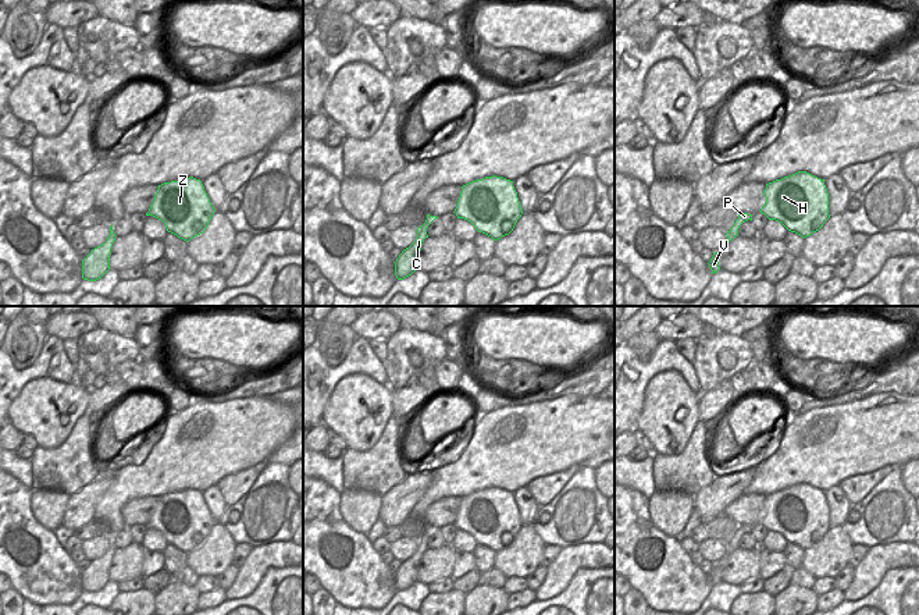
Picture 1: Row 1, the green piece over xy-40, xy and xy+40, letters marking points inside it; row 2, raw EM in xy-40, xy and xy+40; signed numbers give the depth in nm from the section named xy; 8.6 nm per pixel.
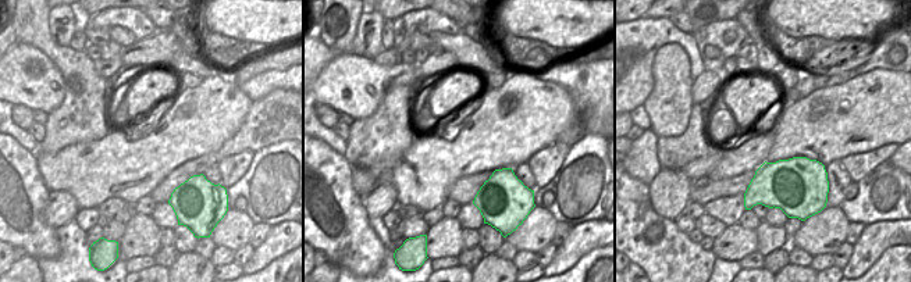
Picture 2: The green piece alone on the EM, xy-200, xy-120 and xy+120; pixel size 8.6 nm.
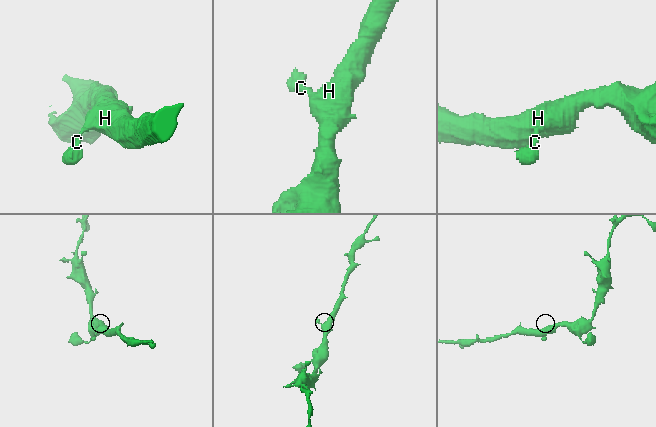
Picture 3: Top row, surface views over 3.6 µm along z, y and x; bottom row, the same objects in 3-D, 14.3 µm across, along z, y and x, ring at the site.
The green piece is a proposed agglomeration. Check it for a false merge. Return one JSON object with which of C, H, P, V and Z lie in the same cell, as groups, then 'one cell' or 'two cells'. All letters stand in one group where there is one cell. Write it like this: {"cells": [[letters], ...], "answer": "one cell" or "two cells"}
{"cells": [["C", "H", "P", "V", "Z"]], "answer": "one cell"}

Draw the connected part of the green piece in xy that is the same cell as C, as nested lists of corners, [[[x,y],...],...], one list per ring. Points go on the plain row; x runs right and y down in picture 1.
[[[427,526],[425,534],[417,540],[416,552],[406,561],[402,562],[399,569],[395,573],[395,587],[398,591],[403,591],[412,587],[417,582],[417,569],[421,562],[421,557],[427,547],[428,537],[438,530],[437,527]]]

